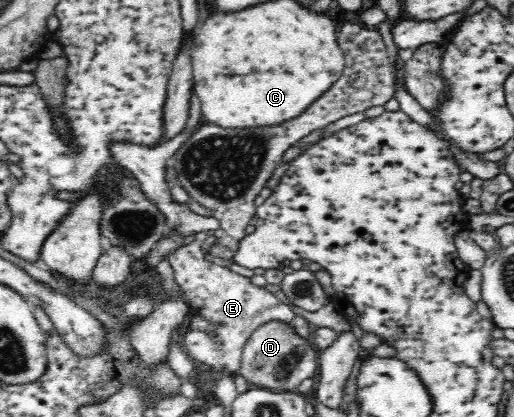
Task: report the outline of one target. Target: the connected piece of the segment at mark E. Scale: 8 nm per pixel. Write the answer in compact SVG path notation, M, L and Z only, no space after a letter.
M191 242L180 247L178 251L174 251L168 257L168 262L174 270L175 280L183 289L184 299L190 311L209 321L213 327L209 332L208 330L196 330L196 328L188 329L184 335L184 343L180 346L183 353L200 369L202 369L201 366L205 366L209 367L210 371L218 373L229 371L236 374L241 367L244 346L258 327L262 327L270 321L279 321L290 326L294 323L295 314L288 304L284 304L284 301L280 300L275 293L267 291L264 286L259 287L252 283L250 278L238 275L227 267L218 265L218 263L208 261L200 248L200 243Z

